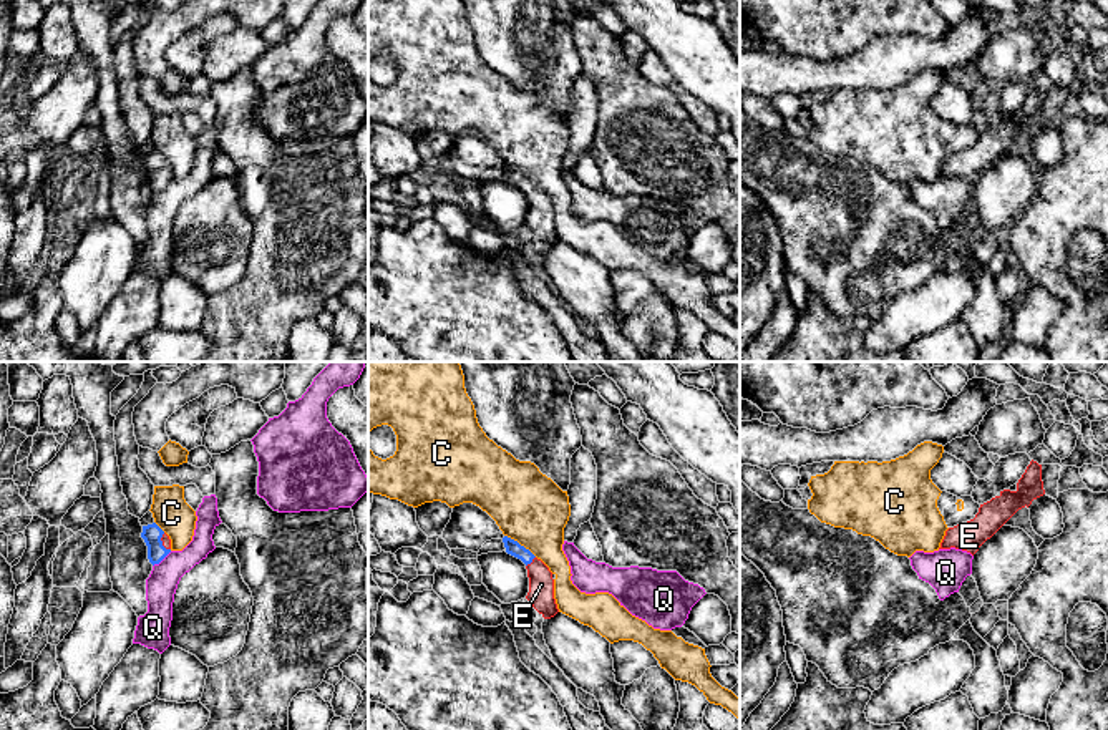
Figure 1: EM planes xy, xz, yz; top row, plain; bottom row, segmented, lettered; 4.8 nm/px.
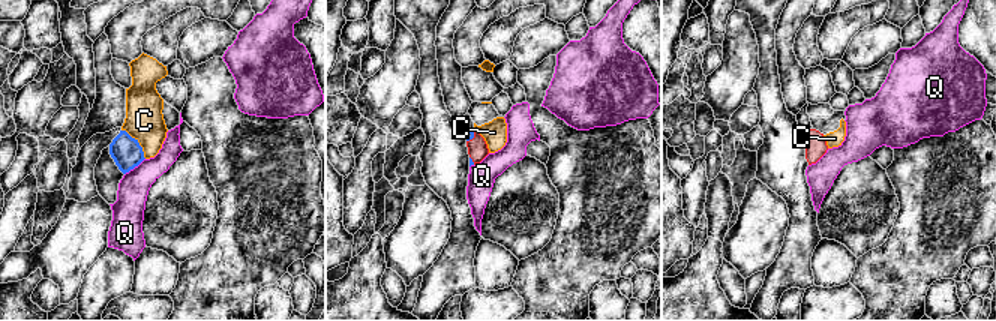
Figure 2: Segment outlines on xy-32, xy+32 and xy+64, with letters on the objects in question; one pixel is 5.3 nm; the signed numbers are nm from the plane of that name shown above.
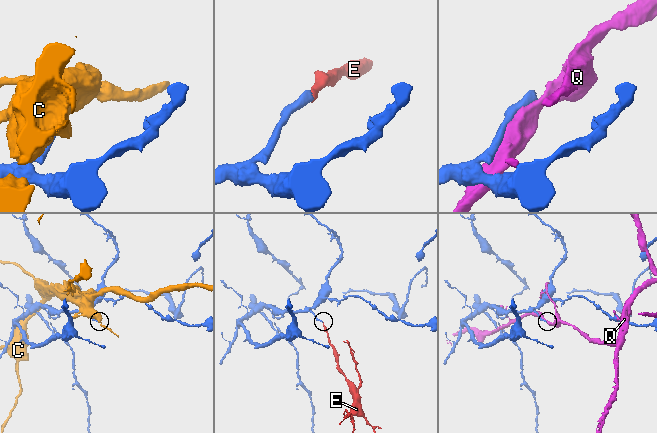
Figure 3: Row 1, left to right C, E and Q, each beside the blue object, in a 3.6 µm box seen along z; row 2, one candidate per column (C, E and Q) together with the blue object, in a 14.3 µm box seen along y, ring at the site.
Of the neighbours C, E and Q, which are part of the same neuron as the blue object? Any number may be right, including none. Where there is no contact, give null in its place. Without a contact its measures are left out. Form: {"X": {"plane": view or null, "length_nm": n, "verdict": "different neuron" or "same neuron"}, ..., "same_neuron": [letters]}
{"C": {"plane": "xz", "length_nm": 190, "verdict": "different neuron"}, "E": {"plane": "xz", "length_nm": 70, "verdict": "same neuron"}, "Q": {"plane": "xy", "length_nm": 120, "verdict": "different neuron"}, "same_neuron": ["E"]}

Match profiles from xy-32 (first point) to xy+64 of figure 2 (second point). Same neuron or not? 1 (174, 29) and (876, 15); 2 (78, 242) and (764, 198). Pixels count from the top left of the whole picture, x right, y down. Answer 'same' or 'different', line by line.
1: same
2: same

